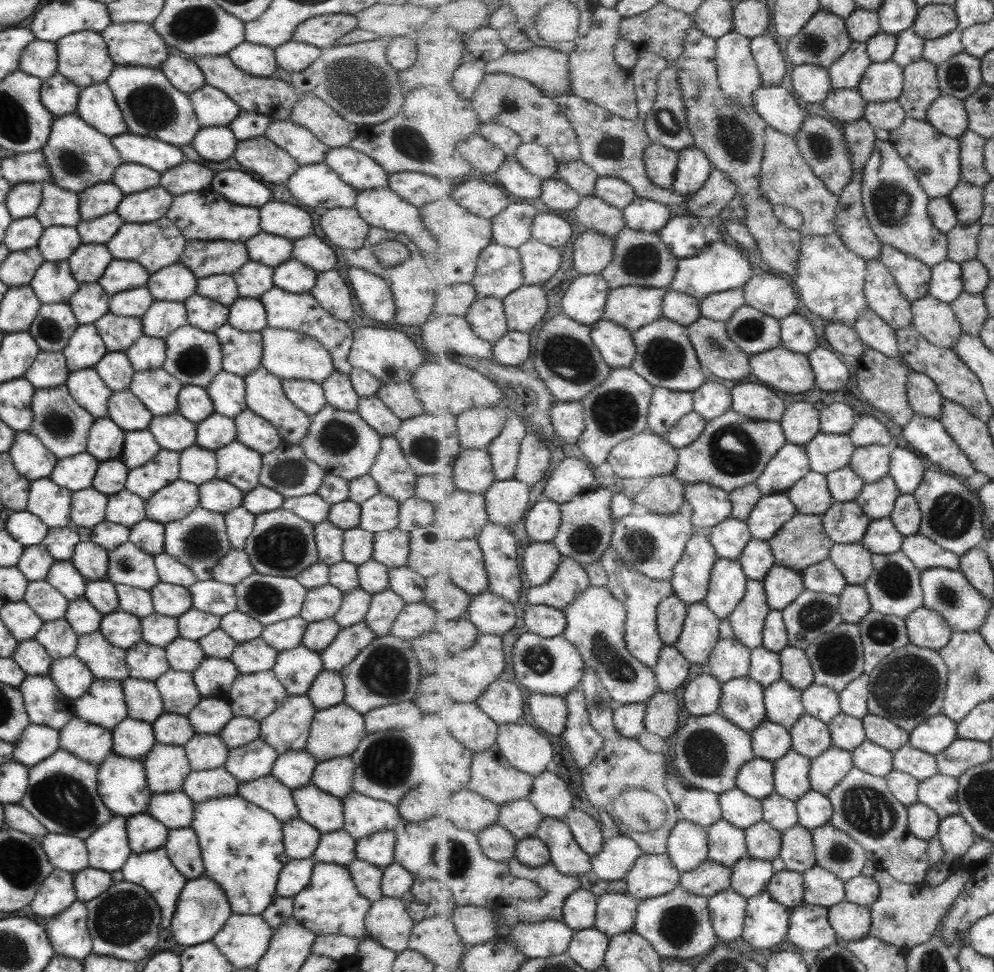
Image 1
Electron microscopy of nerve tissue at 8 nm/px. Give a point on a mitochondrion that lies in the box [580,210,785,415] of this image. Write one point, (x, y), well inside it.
(664, 357)

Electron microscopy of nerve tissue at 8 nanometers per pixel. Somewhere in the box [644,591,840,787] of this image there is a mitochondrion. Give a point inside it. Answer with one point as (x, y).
(704, 753)

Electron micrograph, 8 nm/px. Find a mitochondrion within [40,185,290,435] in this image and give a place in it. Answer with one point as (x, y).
(193, 360)

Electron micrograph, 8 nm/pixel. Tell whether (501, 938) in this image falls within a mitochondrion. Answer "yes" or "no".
no

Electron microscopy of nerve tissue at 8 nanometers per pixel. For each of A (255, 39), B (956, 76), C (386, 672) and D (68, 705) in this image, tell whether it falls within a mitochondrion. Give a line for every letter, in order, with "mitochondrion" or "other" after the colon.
A: other
B: mitochondrion
C: mitochondrion
D: other

